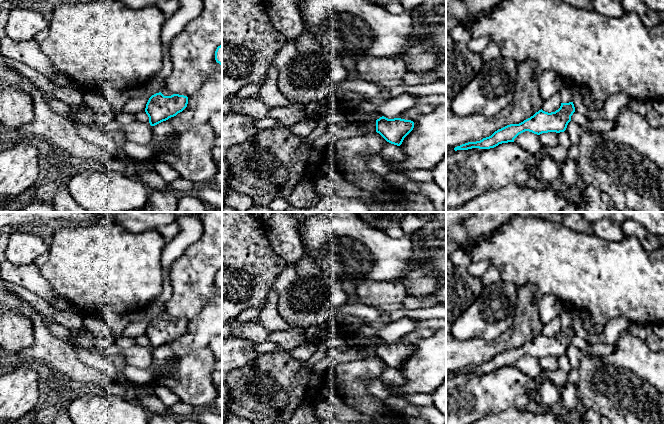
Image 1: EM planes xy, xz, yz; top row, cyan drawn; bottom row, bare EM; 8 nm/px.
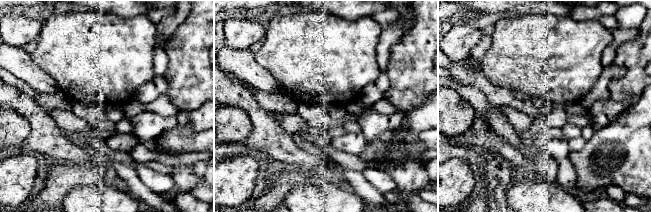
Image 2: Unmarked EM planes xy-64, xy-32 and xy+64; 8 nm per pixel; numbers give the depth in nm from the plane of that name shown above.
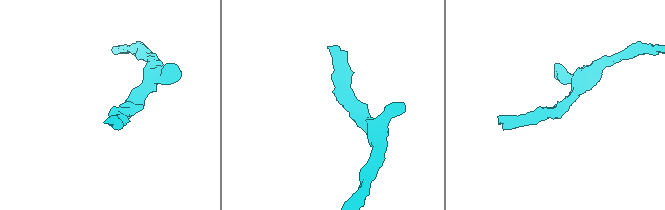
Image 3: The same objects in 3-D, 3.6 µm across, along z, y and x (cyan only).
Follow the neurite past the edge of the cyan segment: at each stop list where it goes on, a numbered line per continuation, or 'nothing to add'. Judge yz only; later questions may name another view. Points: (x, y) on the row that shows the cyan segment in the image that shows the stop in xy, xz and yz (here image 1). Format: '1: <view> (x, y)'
nothing to add

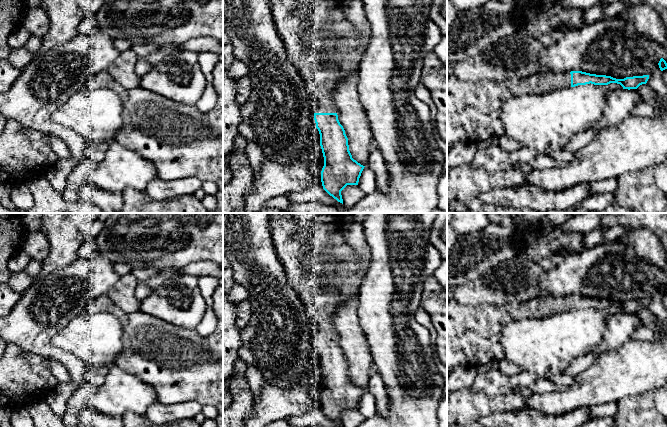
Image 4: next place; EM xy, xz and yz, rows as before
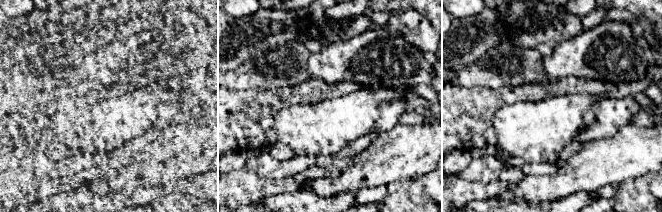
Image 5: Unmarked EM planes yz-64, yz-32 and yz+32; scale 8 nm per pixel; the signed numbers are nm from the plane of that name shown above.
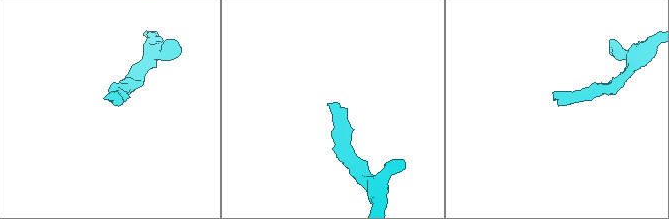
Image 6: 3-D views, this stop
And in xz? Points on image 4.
1: xz (321, 72)

